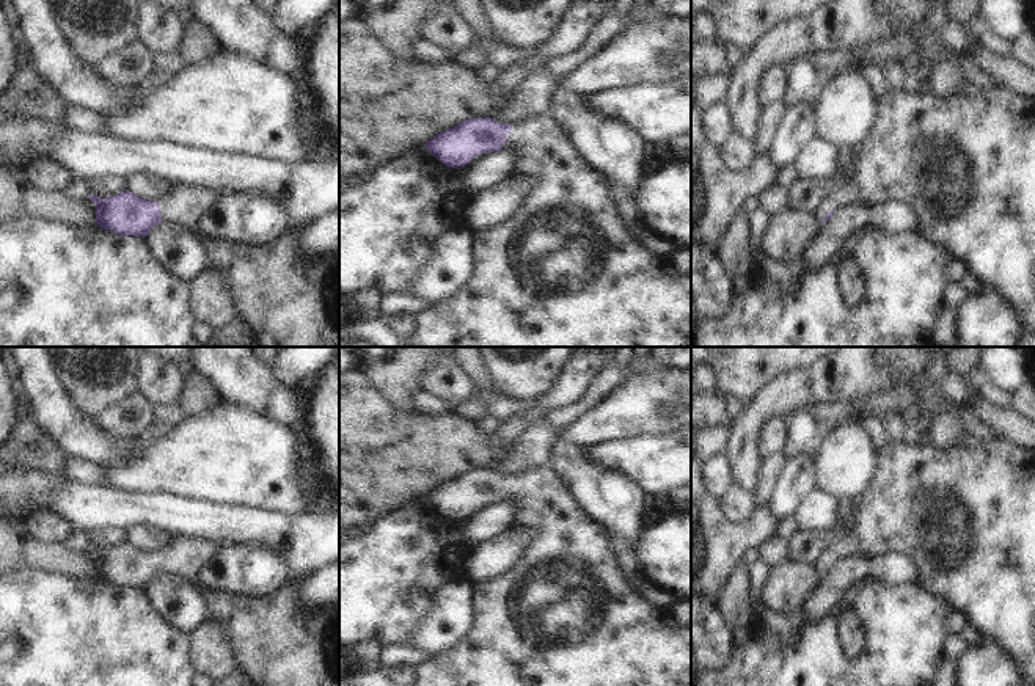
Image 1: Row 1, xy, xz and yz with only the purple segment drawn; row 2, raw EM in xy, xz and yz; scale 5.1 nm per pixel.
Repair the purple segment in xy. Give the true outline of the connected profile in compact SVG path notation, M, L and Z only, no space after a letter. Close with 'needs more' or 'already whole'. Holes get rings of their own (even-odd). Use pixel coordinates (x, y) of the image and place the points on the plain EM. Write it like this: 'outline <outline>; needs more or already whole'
outline M173 535L170 545L159 553L144 553L127 542L107 549L86 549L96 557L99 579L118 587L144 589L162 573L195 582L199 568L218 548L209 540Z; needs more

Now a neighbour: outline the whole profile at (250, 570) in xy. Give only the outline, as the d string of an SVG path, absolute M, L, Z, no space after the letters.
M220 546L199 568L196 586L254 600L275 593L289 581L286 562L270 546Z

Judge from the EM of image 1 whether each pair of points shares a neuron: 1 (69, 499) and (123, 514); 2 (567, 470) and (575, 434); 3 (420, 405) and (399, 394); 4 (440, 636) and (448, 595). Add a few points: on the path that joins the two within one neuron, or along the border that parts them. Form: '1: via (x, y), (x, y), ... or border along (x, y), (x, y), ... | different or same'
1: via (82, 506), (110, 507) | same
2: border along (556, 438), (581, 448) | different
3: border along (421, 390), (412, 396), (412, 408), (415, 412) | different
4: via (438, 627), (448, 614), (448, 605) | same

